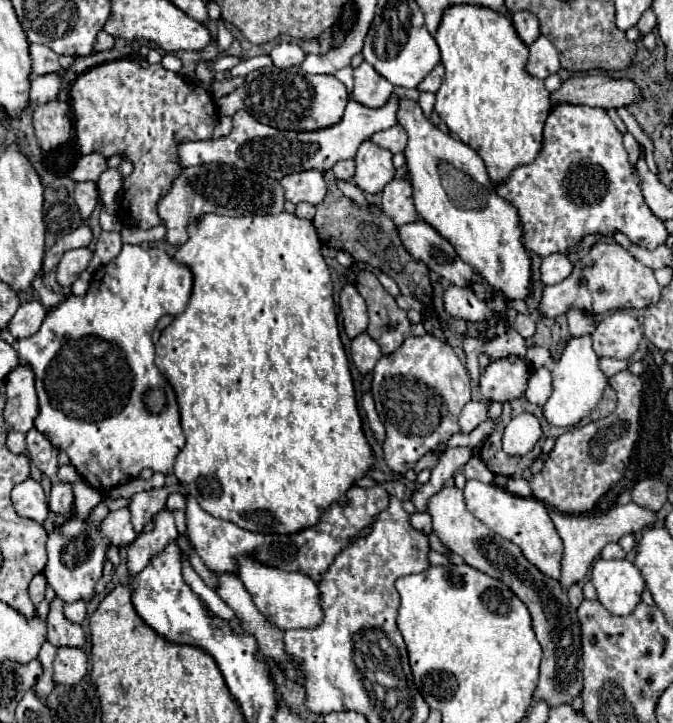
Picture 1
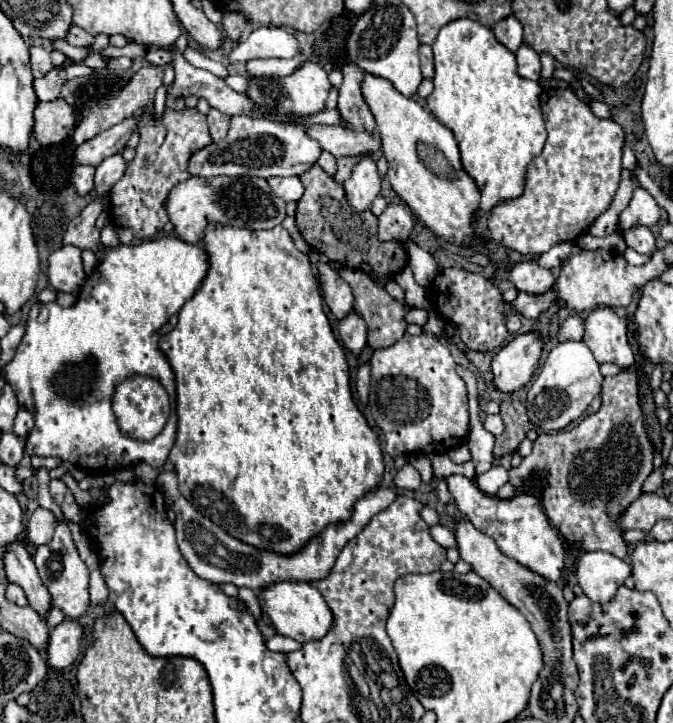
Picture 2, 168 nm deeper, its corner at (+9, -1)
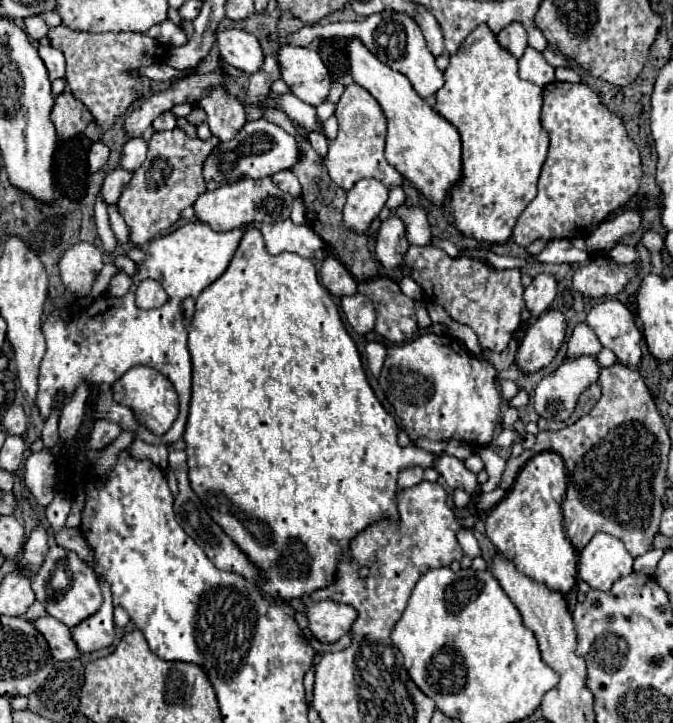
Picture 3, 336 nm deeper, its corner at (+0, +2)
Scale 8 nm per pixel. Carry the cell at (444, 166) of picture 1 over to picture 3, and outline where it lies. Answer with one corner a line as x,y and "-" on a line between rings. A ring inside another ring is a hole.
350,37
346,41
346,53
352,79
380,103
388,119
386,161
408,181
412,181
416,189
434,205
442,205
450,187
462,175
462,149
456,127
442,119
422,97
418,97
402,73
390,69
378,57
374,57
358,37

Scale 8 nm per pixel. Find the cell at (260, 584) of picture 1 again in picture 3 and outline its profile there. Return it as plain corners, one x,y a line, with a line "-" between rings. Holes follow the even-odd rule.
310,597
304,599
308,607
308,621
312,633
322,643
336,643
342,635
346,635
352,629
352,623
356,621
358,613
350,605
334,603
334,601
312,601

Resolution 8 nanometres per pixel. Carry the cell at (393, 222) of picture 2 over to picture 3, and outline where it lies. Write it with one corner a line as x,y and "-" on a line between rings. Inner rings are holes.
390,215
378,229
378,239
376,239
376,257
386,269
394,269
400,265
406,249
410,247
406,239
406,227
404,223
396,217

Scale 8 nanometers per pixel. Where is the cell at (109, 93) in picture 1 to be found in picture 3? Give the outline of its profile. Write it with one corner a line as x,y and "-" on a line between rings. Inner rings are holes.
178,127
172,131
158,131
152,135
148,159
140,169
134,171
132,181
126,185
116,203
118,211
126,219
126,225
130,227
132,245
140,247
150,239
154,239
160,231
166,231
180,219
182,209
190,207
206,191
202,165
218,143
220,141
216,137
208,141
190,139

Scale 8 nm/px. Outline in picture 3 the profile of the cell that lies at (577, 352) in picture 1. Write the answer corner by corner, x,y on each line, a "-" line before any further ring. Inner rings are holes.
578,357
578,359
564,359
562,365
548,377
544,377
536,391
534,391
534,409
540,417
544,419
554,419
554,421
566,421
570,413
576,407
576,401
580,393
590,387
598,379
598,369
600,365
596,363
596,357

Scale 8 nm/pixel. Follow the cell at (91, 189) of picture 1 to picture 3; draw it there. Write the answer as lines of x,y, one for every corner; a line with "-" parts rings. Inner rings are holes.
96,141
92,147
90,147
90,155
88,155
88,165
90,165
90,171
100,171
106,161
110,157
110,147
104,143
104,141

